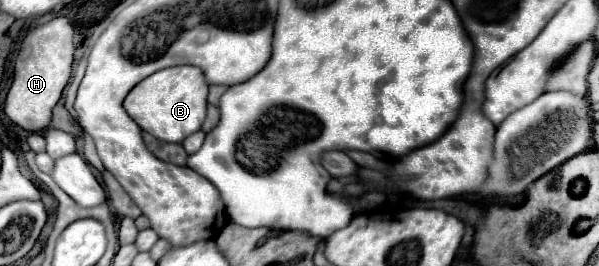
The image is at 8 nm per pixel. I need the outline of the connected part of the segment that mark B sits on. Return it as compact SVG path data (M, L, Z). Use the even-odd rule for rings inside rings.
M175 66L151 74L141 80L125 98L123 108L139 124L141 130L163 142L183 142L189 134L197 132L205 120L207 108L207 82L195 66Z

